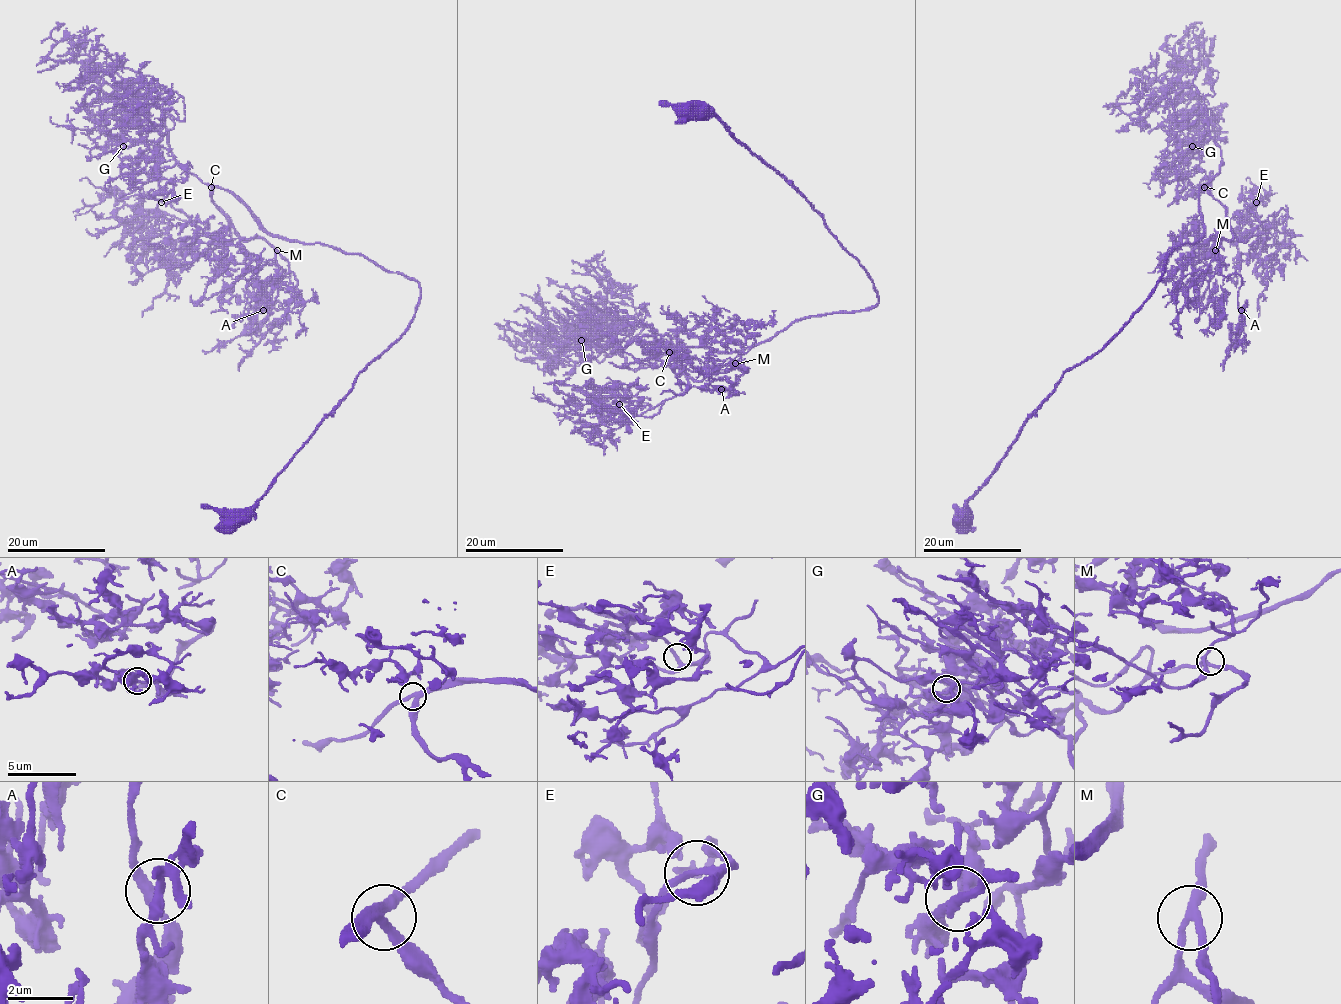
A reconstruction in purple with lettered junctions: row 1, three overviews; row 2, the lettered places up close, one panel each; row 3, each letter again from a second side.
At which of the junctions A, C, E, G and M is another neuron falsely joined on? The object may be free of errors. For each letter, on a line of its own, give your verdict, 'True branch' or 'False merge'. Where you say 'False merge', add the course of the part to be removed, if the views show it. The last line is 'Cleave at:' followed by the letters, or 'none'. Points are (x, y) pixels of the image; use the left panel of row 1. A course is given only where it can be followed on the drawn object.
A: True branch
C: True branch
E: True branch
G: True branch
M: True branch
Cleave at: none

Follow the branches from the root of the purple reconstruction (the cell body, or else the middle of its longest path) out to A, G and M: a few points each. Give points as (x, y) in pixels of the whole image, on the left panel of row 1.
A: (240, 517), (406, 330), (420, 285), (273, 236), (216, 187), (234, 231), (288, 263), (264, 311)
G: (240, 517), (406, 330), (420, 285), (362, 255), (271, 234), (232, 193), (175, 158), (163, 123), (123, 146)
M: (240, 517), (406, 330), (420, 297), (416, 281), (273, 236), (232, 193), (212, 190), (241, 238), (277, 250)

